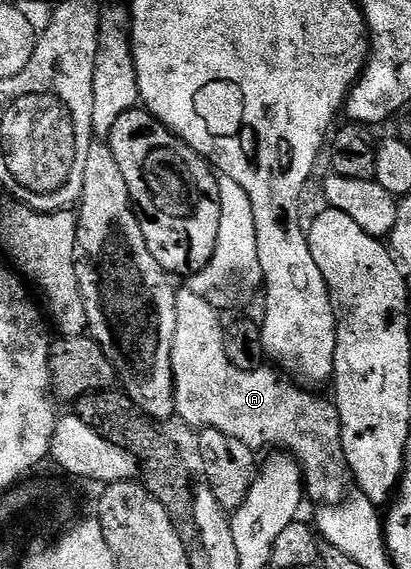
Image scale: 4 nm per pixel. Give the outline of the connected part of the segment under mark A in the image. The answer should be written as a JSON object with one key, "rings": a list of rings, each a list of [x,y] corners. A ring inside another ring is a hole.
{"rings":[[[189,287],[177,291],[176,313],[177,329],[173,337],[172,367],[175,380],[175,412],[178,419],[192,425],[195,431],[230,431],[233,439],[241,439],[245,447],[256,451],[286,451],[303,468],[306,496],[310,500],[312,497],[317,503],[316,506],[339,505],[347,500],[353,478],[349,471],[349,463],[345,459],[341,419],[334,400],[327,398],[326,401],[325,398],[319,397],[323,395],[316,395],[296,385],[294,380],[288,379],[282,372],[271,367],[253,371],[241,371],[233,367],[233,363],[229,363],[229,355],[225,355],[225,325],[224,322],[221,323],[220,312]]]}

